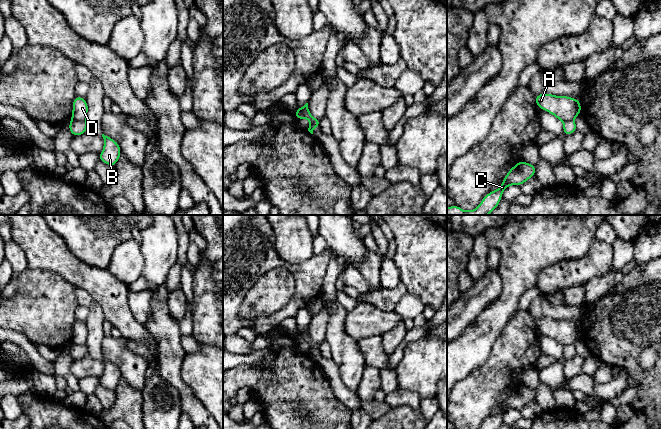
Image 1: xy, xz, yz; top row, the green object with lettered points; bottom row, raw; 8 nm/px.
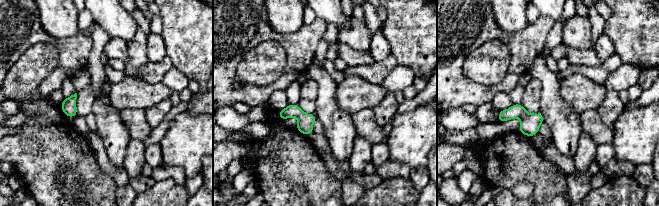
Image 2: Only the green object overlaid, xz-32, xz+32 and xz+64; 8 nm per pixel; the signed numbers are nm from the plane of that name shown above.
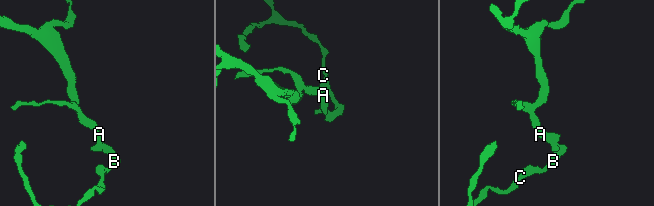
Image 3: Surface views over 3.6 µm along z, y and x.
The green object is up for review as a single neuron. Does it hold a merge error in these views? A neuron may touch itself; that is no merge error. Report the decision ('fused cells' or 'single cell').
fused cells

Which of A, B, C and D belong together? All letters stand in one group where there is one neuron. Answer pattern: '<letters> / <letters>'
A D / B C

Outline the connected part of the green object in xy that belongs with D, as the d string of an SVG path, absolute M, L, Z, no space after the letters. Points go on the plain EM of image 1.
M76 320L73 324L72 344L86 344L88 328L85 322Z

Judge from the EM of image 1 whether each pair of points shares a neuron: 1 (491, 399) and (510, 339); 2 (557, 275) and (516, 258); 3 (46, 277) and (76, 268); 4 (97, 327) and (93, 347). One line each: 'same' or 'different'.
1: same
2: different
3: different
4: same

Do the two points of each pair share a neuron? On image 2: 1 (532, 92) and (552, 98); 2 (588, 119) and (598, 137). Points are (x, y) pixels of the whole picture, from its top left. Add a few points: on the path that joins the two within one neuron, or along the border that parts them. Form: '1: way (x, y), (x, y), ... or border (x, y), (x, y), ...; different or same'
1: border (532, 76), (541, 84), (540, 111); different
2: way (591, 123), (598, 133); same

